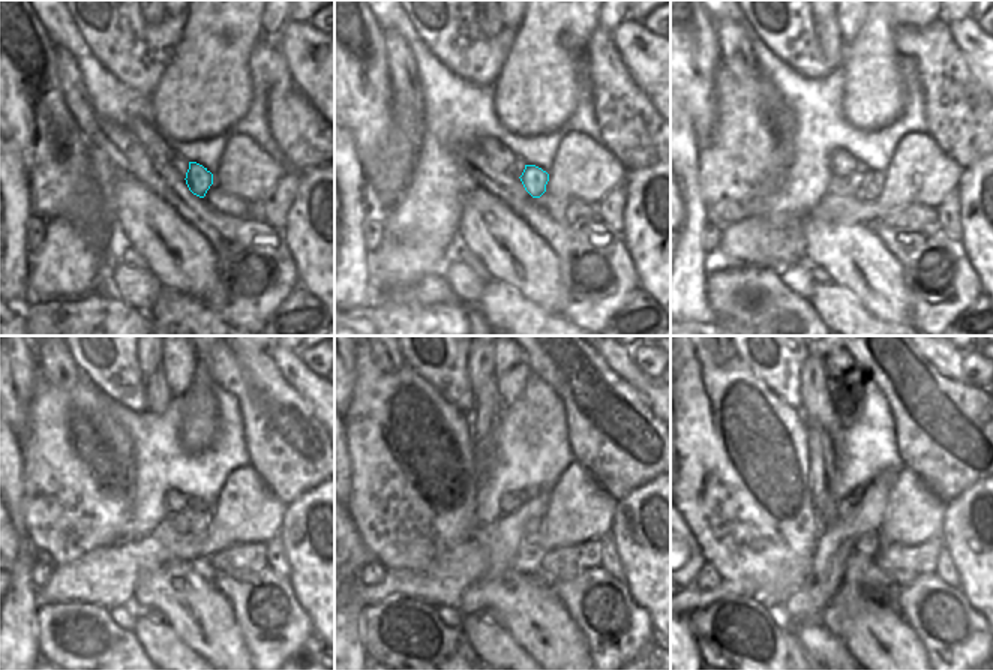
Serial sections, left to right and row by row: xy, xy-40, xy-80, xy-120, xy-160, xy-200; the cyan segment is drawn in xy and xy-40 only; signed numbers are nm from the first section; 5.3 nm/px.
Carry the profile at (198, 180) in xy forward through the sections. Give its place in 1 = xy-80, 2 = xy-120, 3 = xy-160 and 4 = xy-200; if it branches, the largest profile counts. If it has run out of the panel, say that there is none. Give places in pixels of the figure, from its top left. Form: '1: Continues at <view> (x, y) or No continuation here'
1: Continues at xy-80 (872, 182)
2: Continues at xy-120 (200, 522)
3: Continues at xy-160 (533, 531)
4: Continues at xy-200 (869, 546).

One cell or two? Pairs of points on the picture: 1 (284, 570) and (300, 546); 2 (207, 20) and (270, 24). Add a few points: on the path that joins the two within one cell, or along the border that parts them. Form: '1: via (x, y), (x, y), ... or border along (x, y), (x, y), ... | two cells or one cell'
1: border along (278, 534), (290, 568), (288, 577) | two cells
2: border along (263, 15), (261, 38) | two cells

